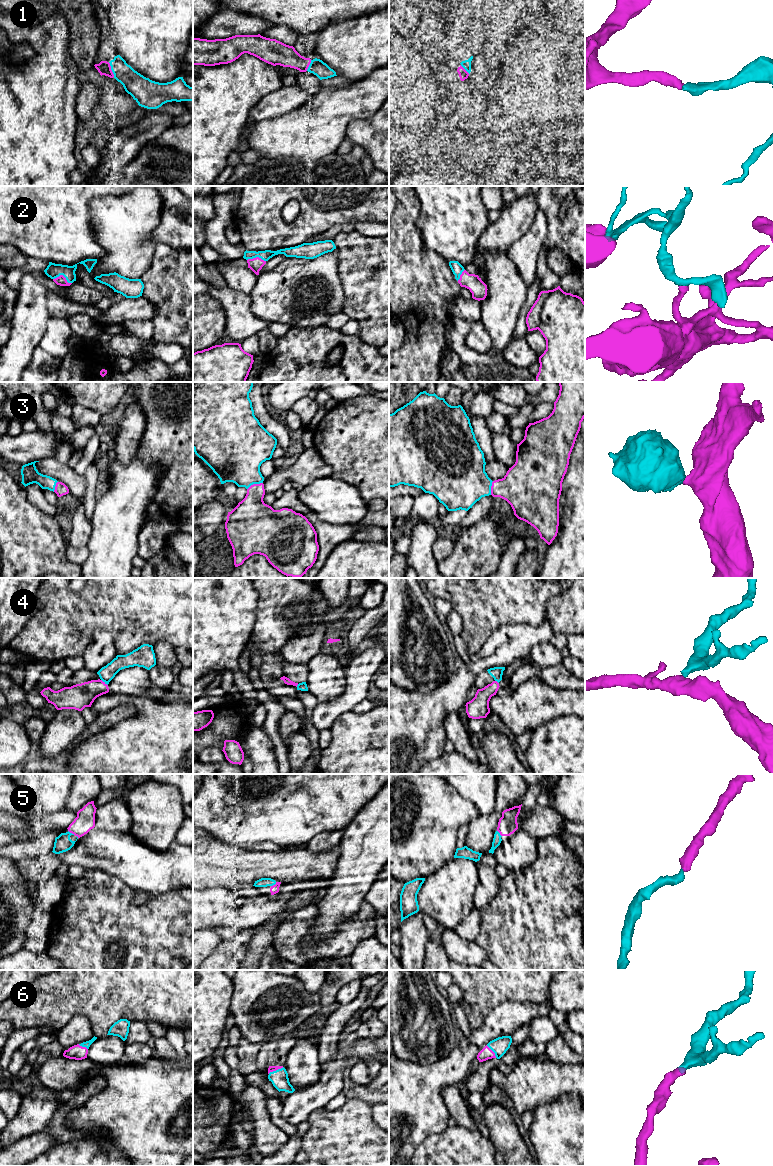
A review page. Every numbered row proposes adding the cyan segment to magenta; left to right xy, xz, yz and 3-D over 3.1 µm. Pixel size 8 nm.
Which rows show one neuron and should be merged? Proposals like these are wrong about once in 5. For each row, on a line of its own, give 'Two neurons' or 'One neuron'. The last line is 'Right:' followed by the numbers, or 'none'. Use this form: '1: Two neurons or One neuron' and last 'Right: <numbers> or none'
1: One neuron
2: One neuron
3: One neuron
4: Two neurons
5: One neuron
6: One neuron
Right: 1, 2, 3, 5, 6

